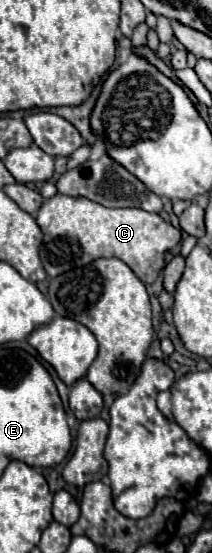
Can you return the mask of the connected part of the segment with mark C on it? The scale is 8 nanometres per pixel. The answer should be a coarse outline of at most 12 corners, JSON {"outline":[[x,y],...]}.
{"outline":[[56,194],[36,222],[50,278],[120,258],[152,284],[178,228]]}

